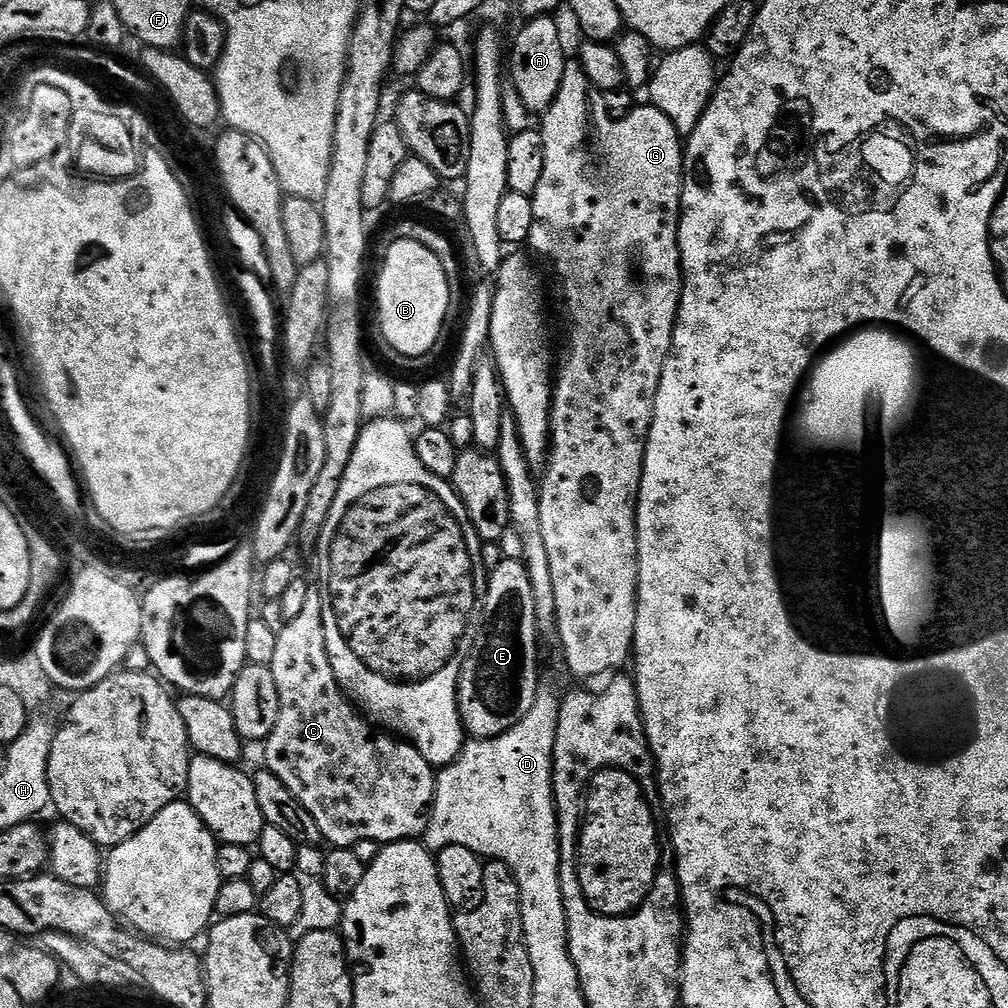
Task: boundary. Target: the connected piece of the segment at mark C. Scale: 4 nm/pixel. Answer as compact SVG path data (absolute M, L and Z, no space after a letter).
M310 590L306 594L306 602L303 609L298 614L298 618L287 621L284 629L276 634L276 645L270 657L270 667L274 674L274 686L278 686L278 722L274 722L274 730L269 734L268 739L263 741L264 760L267 771L273 772L278 778L282 778L282 783L306 810L310 810L310 818L318 822L318 830L325 841L329 840L332 848L354 848L358 842L370 839L378 842L381 846L393 844L399 840L410 840L423 837L428 828L428 815L432 807L432 800L436 796L436 777L431 764L422 758L422 754L415 746L409 744L403 738L397 738L384 730L377 730L357 709L353 701L349 700L340 689L338 678L334 674L334 666L330 666L330 654L326 654L326 630L322 626L322 602L320 593L316 590Z

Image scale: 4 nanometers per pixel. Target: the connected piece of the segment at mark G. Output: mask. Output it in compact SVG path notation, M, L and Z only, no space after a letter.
M568 62L568 63L565 63L565 65L564 65L564 73L563 73L563 74L562 74L562 86L561 86L561 87L560 87L560 89L559 89L559 90L558 90L558 94L557 94L557 95L556 95L556 97L555 97L555 98L554 98L554 102L553 102L553 103L552 103L552 105L551 105L551 106L549 106L549 108L548 108L548 111L547 111L547 112L545 112L545 113L543 113L543 116L542 116L542 120L544 120L544 125L542 125L542 127L541 127L541 128L540 128L540 129L539 129L539 131L540 131L540 133L541 133L541 134L542 134L542 142L543 142L543 143L544 143L544 149L545 149L545 150L546 150L546 166L542 166L542 182L538 182L538 190L537 190L537 191L536 191L536 193L535 193L535 194L534 194L534 195L533 195L533 196L532 196L532 205L533 205L533 206L534 206L534 226L530 226L530 234L529 234L529 235L528 235L528 238L527 238L527 241L526 241L526 244L527 244L527 247L529 247L529 246L530 246L530 247L532 247L532 248L533 248L533 250L534 250L534 251L536 251L536 252L537 252L537 254L538 254L538 255L540 255L540 256L541 256L541 258L542 258L542 259L544 259L544 260L549 260L549 262L550 262L550 263L552 263L552 264L556 264L556 276L557 276L557 278L558 278L558 279L560 279L560 296L561 296L561 298L562 298L562 299L564 299L564 316L565 316L565 318L566 318L566 319L568 319L568 324L569 324L569 326L570 326L570 327L572 327L572 329L570 329L570 330L569 330L569 332L568 332L568 353L566 353L566 354L565 354L565 356L564 356L564 365L562 365L562 366L561 366L561 368L560 368L560 365L559 365L559 368L558 368L558 375L557 375L557 376L556 376L556 377L555 377L555 380L554 380L554 387L553 387L553 390L552 390L552 408L551 408L551 423L550 423L550 455L549 455L549 457L548 457L548 459L547 459L547 461L546 461L546 467L545 467L545 468L544 468L544 469L543 469L543 472L542 472L542 475L544 475L544 480L543 480L543 476L542 476L542 479L541 479L541 480L540 480L540 481L539 481L539 484L538 484L538 487L539 487L539 490L540 490L540 517L541 517L541 518L542 518L542 542L546 542L546 558L550 558L550 575L552 575L552 576L553 576L553 577L554 577L554 606L555 606L555 607L556 607L556 619L555 619L555 627L554 627L554 632L555 632L555 634L556 634L556 633L557 633L557 634L558 634L558 635L560 635L560 644L561 644L561 646L562 646L562 647L564 647L564 660L565 660L565 662L566 662L566 663L568 663L568 668L569 668L569 670L570 670L570 671L572 671L572 672L573 672L573 674L574 674L574 675L576 675L576 676L577 676L577 678L578 678L578 679L580 679L580 680L592 680L592 679L594 679L594 678L595 678L595 676L604 676L604 675L605 675L605 676L604 676L604 677L607 677L607 676L608 676L608 675L609 675L609 674L612 674L612 673L615 673L615 672L616 672L616 671L617 671L617 670L620 670L620 669L616 669L616 670L615 670L615 668L620 668L620 667L622 667L622 666L623 666L623 664L624 664L624 663L626 663L626 662L627 662L627 660L628 660L628 663L629 663L629 660L630 660L630 657L631 657L631 656L632 656L632 655L633 655L633 652L634 652L634 645L635 645L635 643L636 643L636 583L637 583L637 582L638 582L638 542L637 542L637 541L636 541L636 500L637 500L637 499L638 499L638 497L639 497L639 496L640 496L640 483L641 483L641 482L642 482L642 474L643 474L643 473L644 473L644 451L645 451L645 450L646 450L646 446L647 446L647 445L648 445L648 431L649 431L649 430L650 430L650 426L651 426L651 425L652 425L652 415L653 415L653 414L654 414L654 406L655 406L655 405L656 405L656 395L657 395L657 394L658 394L658 386L659 386L659 385L660 385L660 383L661 383L661 382L662 382L662 370L663 370L663 369L664 369L664 362L665 362L665 360L667 360L667 359L668 359L668 357L669 357L669 356L671 356L671 355L672 355L672 335L673 335L673 334L674 334L674 326L675 326L675 325L676 325L676 315L677 315L677 314L678 314L678 310L679 310L679 309L680 309L680 295L681 295L681 294L682 294L682 290L683 290L683 289L684 289L684 269L683 269L683 268L681 268L681 267L680 267L680 199L681 199L681 198L682 198L682 190L683 190L683 189L684 189L684 149L685 149L685 145L684 145L684 144L683 144L683 143L682 143L682 137L681 137L681 136L680 136L680 135L679 135L679 134L678 134L678 130L677 130L677 129L676 129L676 127L675 127L675 126L674 126L674 122L670 122L670 118L666 118L666 114L662 114L662 110L658 110L658 109L657 109L657 108L654 108L654 107L651 107L651 106L645 106L645 108L640 108L640 106L636 106L636 107L633 107L633 110L632 110L632 112L631 112L631 114L630 114L630 115L629 115L629 116L621 116L621 117L619 117L619 118L617 118L617 117L614 117L614 116L611 116L611 115L610 115L610 114L609 114L609 112L608 112L608 111L607 111L607 110L606 110L606 106L605 106L605 105L604 105L604 93L603 93L603 92L599 92L599 91L598 91L598 89L597 89L597 88L596 88L596 87L595 87L595 86L594 86L594 85L593 85L593 84L592 84L592 83L591 83L591 82L590 82L590 78L586 78L586 74L585 74L585 73L584 73L584 67L582 67L582 65L581 65L581 64L580 64L580 63L579 63L579 62Z

